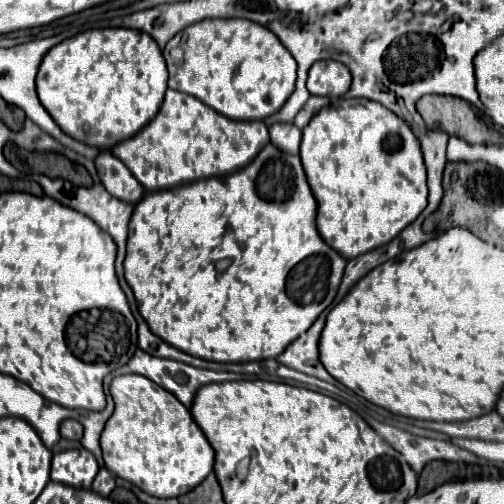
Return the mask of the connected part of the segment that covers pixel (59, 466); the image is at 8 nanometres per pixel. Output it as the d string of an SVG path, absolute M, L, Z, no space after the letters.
M85 448L59 452L51 460L51 480L75 488L91 488L97 470L95 456Z

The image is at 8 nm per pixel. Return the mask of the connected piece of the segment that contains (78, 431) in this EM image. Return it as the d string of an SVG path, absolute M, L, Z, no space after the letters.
M63 420L61 424L61 436L67 440L81 440L83 426L77 420Z

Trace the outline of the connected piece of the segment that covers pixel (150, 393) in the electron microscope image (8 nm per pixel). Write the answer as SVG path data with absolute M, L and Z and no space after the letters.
M139 374L115 376L109 392L115 410L101 434L103 462L109 472L157 498L181 496L205 480L213 470L213 448L171 392Z

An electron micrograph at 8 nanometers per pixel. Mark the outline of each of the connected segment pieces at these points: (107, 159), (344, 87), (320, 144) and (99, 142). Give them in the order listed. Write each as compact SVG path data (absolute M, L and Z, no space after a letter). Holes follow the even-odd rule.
M101 152L95 158L95 166L109 194L113 194L119 200L131 202L131 204L137 204L143 198L145 194L143 186L131 176L127 166L121 160L117 160L111 152Z
M319 60L309 70L307 90L315 96L337 98L337 96L343 96L349 90L349 86L351 86L351 72L341 62Z
M333 100L303 128L299 158L317 200L317 230L347 260L391 242L427 206L427 176L419 140L379 102ZM397 134L401 144L387 150L385 138Z
M95 28L79 32L53 46L45 54L37 74L37 94L51 118L71 138L101 150L109 150L121 140L131 138L147 122L151 122L155 112L159 112L165 90L167 66L159 46L151 40L151 36L147 36L147 32L131 28Z

